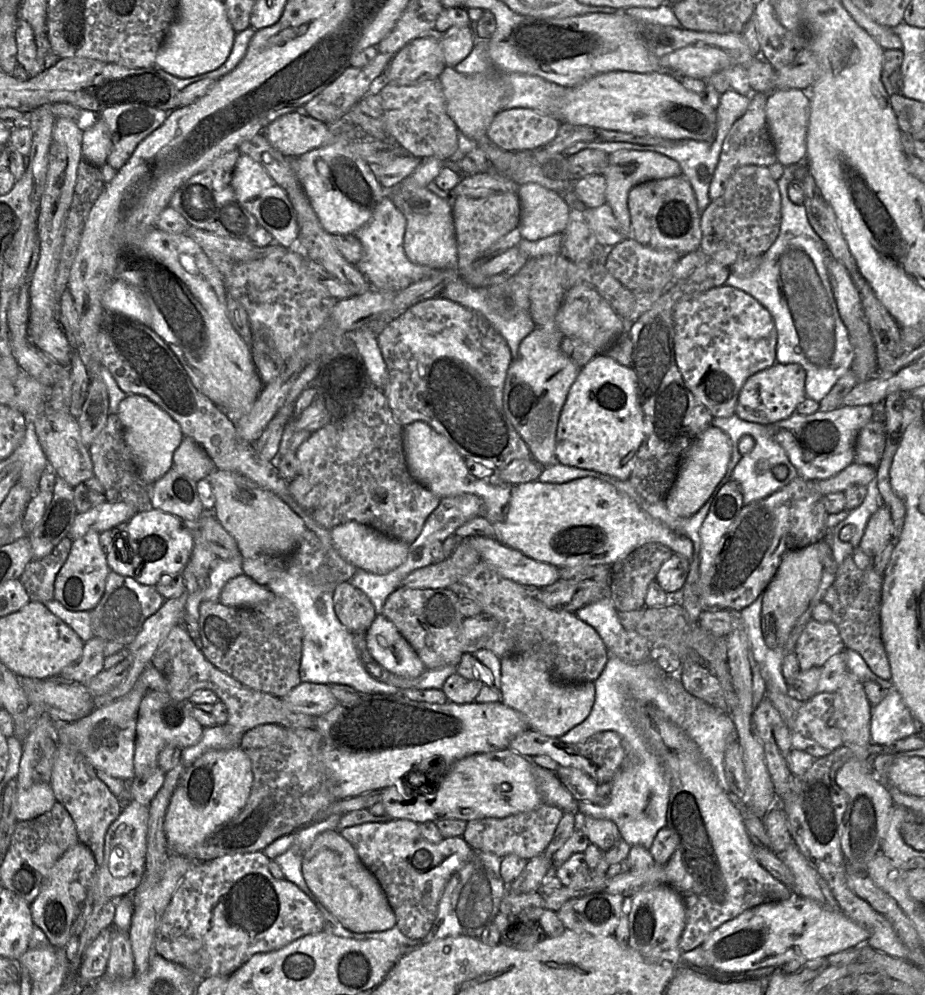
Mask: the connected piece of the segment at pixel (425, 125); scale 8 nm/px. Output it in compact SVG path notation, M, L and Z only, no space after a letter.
M439 78L416 85L387 84L379 90L389 136L417 158L436 157L448 163L458 148L459 130L446 111Z

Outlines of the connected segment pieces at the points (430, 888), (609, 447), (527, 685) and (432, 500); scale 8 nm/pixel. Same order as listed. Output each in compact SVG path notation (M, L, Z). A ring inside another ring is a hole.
M407 819L364 823L344 828L339 833L353 846L362 863L378 880L395 914L396 927L413 940L427 936L447 883L474 855L474 850L462 837L445 838L439 843L428 842L422 838L418 823Z
M597 354L581 368L567 395L556 433L556 459L564 465L629 480L643 432L634 371L605 354Z
M513 654L501 659L500 692L501 701L522 715L527 729L559 739L590 714L596 688L592 681L567 683L558 680L545 658L533 654Z
M374 386L367 388L348 416L311 433L299 446L296 451L298 474L289 483L291 495L326 530L347 521L356 521L412 544L441 498L411 476L405 458L403 431L404 427L395 418L382 390Z

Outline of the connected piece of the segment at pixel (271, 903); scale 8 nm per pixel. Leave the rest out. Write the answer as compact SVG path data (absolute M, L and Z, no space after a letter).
M264 852L230 854L212 860L196 863L177 886L172 899L165 909L155 933L154 950L165 959L186 968L196 978L206 979L211 976L230 977L248 962L255 954L281 949L289 943L311 934L324 931L324 918L315 903L293 882L276 879L269 870L269 858Z

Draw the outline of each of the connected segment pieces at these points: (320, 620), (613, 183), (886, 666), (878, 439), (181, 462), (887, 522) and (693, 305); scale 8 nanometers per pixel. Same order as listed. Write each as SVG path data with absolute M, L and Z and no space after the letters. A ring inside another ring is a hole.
M287 572L268 583L268 588L276 595L290 600L296 607L303 629L300 680L316 684L345 684L360 693L395 694L399 688L373 678L365 669L358 649L354 644L354 634L339 621L333 604L334 584L315 584L300 573Z
M621 150L608 154L608 165L602 173L606 181L606 203L612 209L626 238L630 238L632 232L628 208L628 195L631 189L650 180L664 179L681 174L682 169L676 160L657 152Z
M851 555L839 564L834 586L837 591L837 600L831 605L832 621L839 629L845 649L858 652L874 673L884 679L892 680L890 662L881 630L883 573L878 572L874 567L860 569Z
M874 417L858 433L854 444L854 462L877 467L886 445L882 418Z
M183 437L173 454L173 466L180 473L198 482L214 469L211 458L192 438Z
M884 504L871 515L858 547L873 557L893 540L893 531L890 510Z
M723 285L681 297L672 318L676 363L686 386L713 417L732 416L745 381L776 363L777 330L771 313L744 291Z

